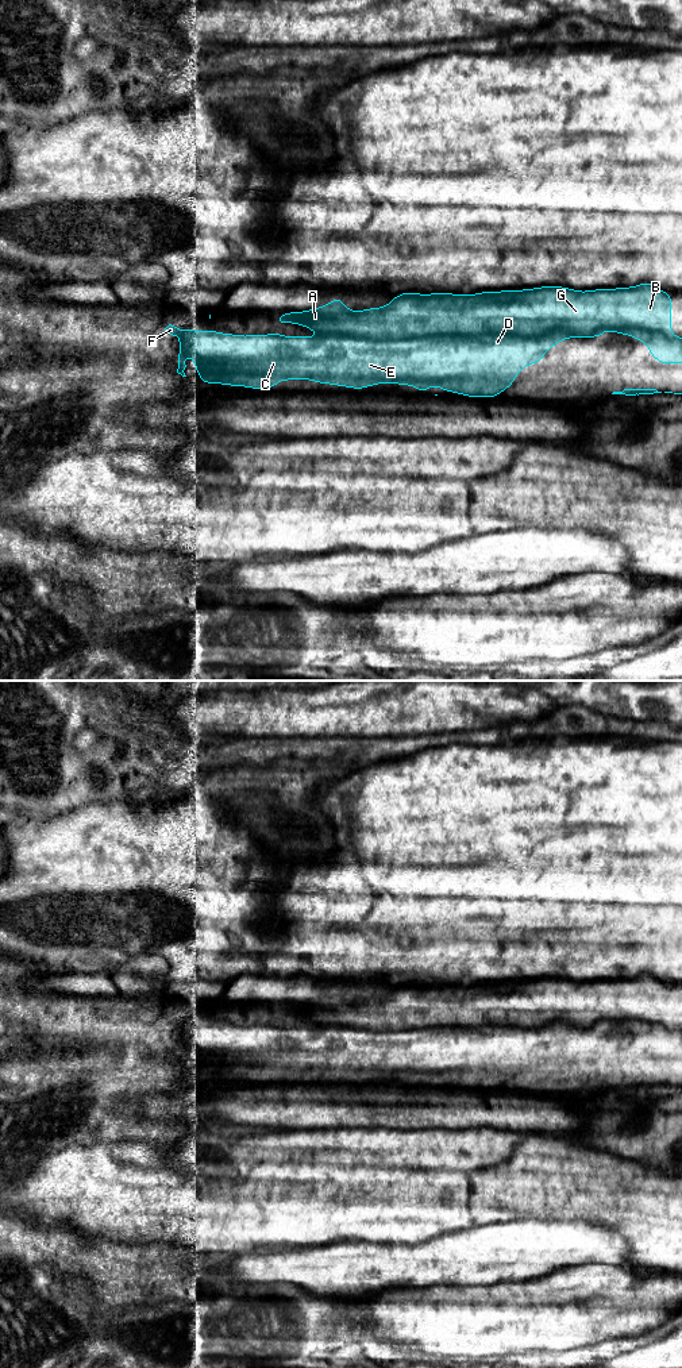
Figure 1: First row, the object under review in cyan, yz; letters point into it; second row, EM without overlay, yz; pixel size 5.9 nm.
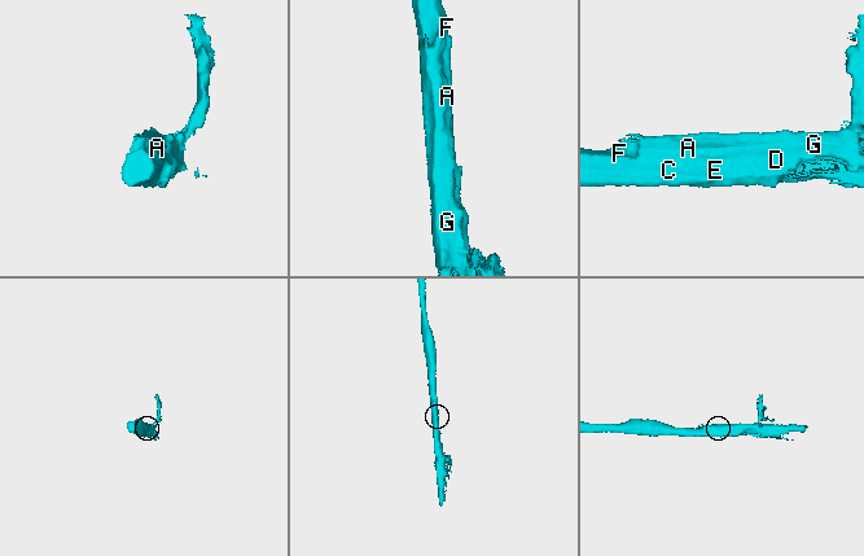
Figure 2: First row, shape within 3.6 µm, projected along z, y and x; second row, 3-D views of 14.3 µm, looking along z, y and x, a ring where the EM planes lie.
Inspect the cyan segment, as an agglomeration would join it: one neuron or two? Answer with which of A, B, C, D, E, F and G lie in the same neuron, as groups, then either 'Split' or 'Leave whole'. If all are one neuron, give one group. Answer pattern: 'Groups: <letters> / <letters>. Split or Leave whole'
Groups: A C D E F / B G. Split

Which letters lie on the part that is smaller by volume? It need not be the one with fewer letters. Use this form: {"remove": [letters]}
{"remove": ["B", "G"]}

